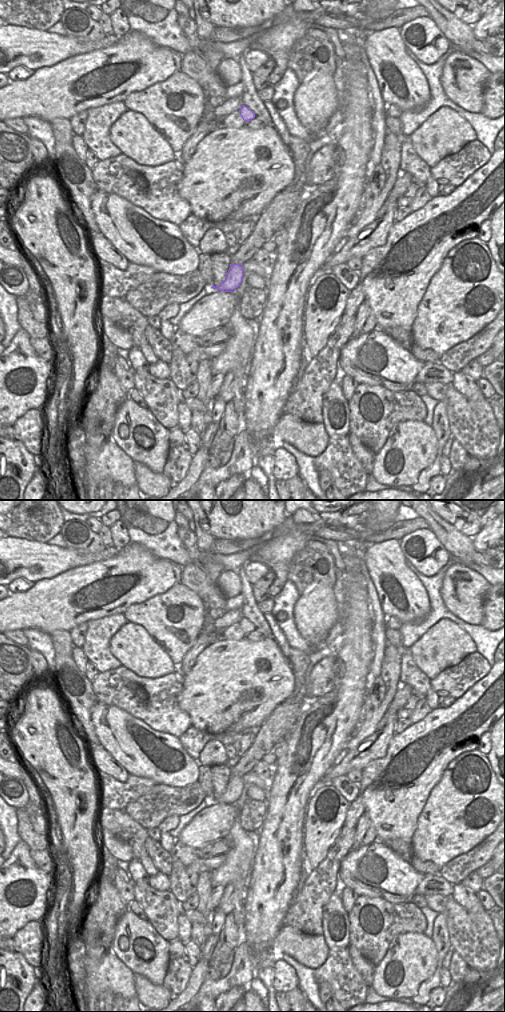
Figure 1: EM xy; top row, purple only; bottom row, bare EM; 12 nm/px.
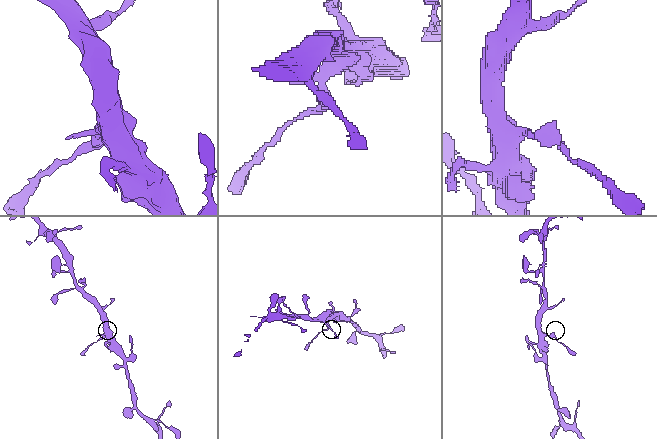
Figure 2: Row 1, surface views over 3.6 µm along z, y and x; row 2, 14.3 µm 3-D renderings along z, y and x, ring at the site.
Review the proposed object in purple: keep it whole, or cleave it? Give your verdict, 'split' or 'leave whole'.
split

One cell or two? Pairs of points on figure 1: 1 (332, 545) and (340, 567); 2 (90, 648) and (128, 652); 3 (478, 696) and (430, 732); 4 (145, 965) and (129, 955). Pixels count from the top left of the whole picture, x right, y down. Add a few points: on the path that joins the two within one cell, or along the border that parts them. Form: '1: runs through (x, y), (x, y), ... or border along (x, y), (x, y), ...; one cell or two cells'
1: runs through (334, 550), (339, 562); one cell
2: border along (118, 629), (110, 640), (110, 652), (121, 664); two cells
3: runs through (466, 708), (451, 723), (442, 724); one cell
4: runs through (141, 961), (133, 955); one cell

